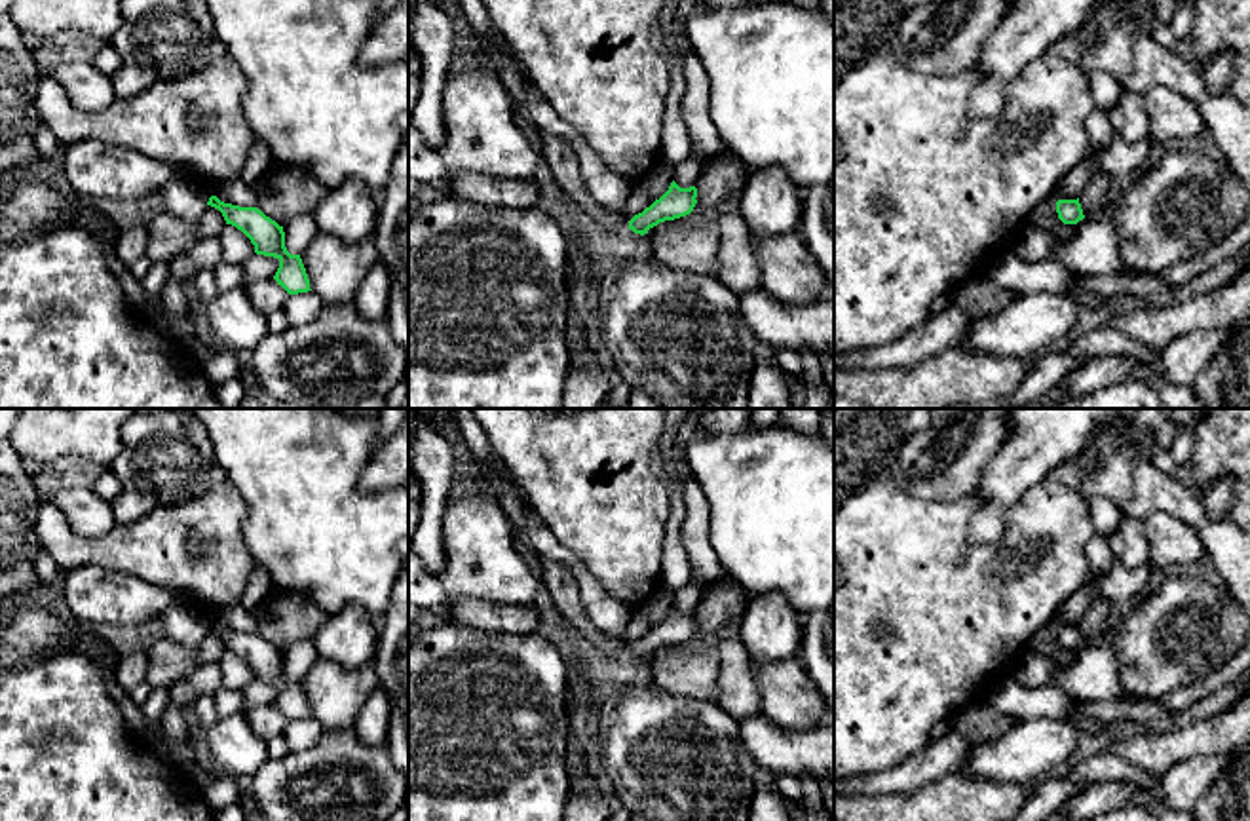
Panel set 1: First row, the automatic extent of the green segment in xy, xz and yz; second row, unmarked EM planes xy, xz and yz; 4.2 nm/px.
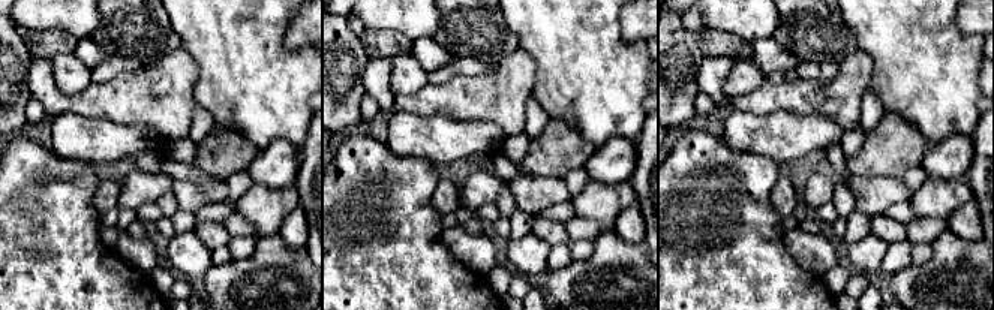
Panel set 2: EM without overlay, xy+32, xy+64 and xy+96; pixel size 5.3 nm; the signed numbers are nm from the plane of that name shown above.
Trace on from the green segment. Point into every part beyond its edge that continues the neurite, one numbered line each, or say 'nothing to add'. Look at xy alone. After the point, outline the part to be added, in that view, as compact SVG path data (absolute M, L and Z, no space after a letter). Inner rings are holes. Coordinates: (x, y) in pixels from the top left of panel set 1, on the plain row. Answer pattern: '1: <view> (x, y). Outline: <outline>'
nothing to add

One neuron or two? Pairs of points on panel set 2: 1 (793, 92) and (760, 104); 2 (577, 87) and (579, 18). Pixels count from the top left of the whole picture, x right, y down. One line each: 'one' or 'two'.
1: one
2: one

